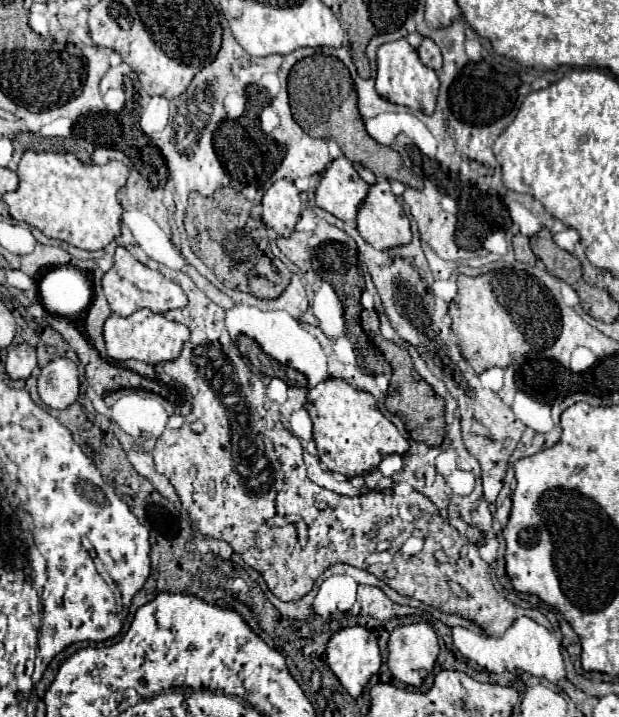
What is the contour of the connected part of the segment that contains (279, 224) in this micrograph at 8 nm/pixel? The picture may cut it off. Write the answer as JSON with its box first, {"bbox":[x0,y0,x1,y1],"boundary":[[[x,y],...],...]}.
{"bbox":[260,180,302,238],"boundary":[[[290,180],[274,182],[260,204],[264,226],[272,228],[282,238],[288,238],[302,216],[302,198],[294,182]]]}

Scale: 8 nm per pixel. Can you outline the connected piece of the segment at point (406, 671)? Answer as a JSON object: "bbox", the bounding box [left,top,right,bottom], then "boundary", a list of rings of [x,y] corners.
{"bbox":[388,624,438,686],"boundary":[[[430,624],[398,626],[388,640],[388,668],[404,684],[420,686],[438,658],[438,640]]]}

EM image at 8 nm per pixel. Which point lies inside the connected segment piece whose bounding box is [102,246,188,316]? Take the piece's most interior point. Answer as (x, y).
(129, 285)

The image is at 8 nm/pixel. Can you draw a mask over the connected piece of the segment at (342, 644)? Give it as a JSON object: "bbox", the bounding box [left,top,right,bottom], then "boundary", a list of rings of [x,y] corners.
{"bbox":[326,626,380,698],"boundary":[[[348,626],[338,630],[336,634],[332,634],[332,638],[326,644],[326,656],[328,656],[328,664],[332,668],[332,672],[336,674],[336,678],[340,680],[340,684],[354,696],[358,698],[362,694],[362,688],[368,684],[368,680],[378,672],[380,668],[380,648],[376,642],[376,636],[362,628],[362,626]]]}

